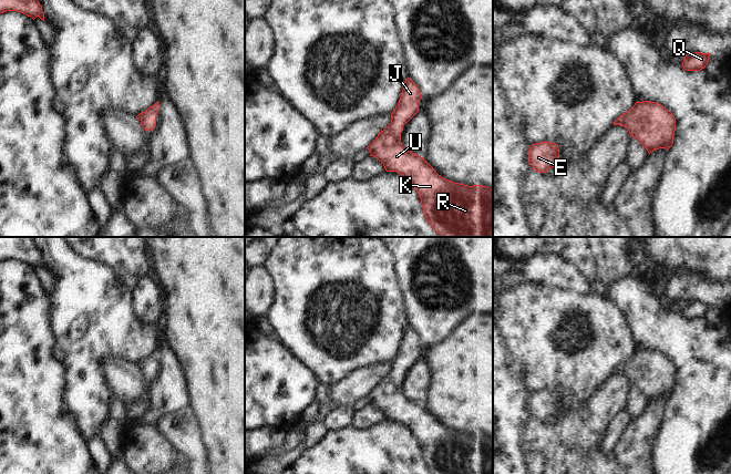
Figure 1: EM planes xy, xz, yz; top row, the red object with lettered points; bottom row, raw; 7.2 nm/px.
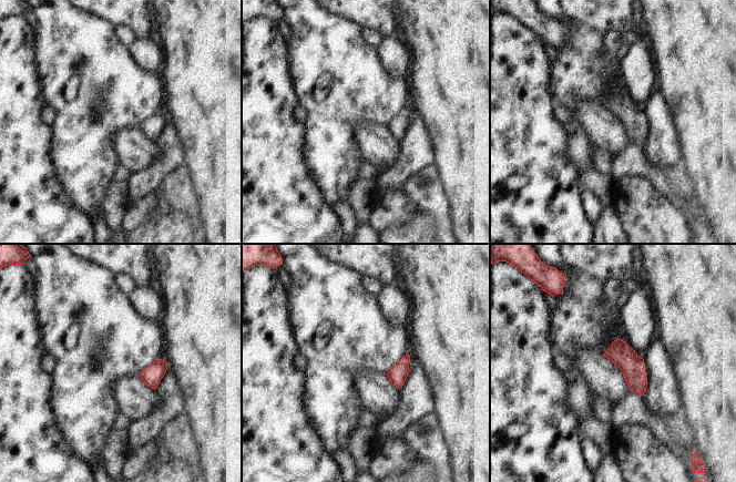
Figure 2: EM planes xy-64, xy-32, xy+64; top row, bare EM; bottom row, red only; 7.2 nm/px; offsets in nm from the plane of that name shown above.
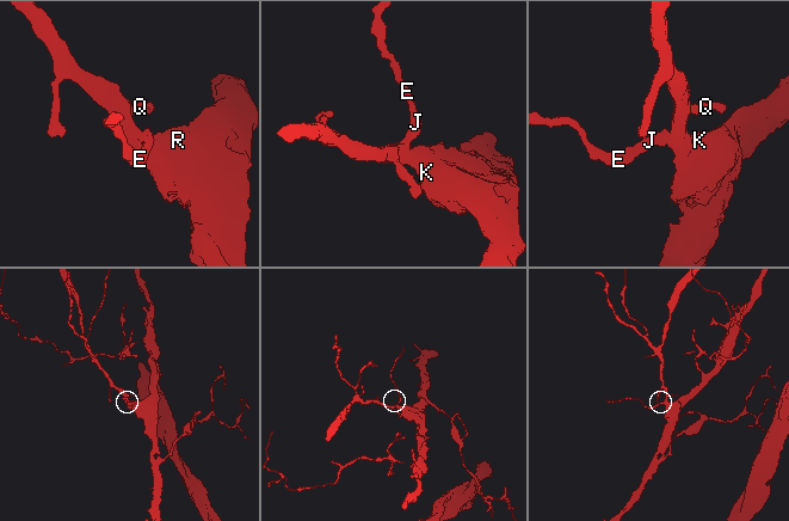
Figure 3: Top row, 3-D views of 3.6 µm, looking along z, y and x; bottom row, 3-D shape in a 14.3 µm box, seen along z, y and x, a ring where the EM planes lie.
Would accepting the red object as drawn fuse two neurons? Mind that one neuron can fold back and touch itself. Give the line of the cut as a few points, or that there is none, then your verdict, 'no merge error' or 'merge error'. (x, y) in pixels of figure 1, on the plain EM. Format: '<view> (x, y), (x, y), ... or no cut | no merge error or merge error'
no cut | no merge error

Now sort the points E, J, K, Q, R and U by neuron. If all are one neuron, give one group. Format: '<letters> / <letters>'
E J K Q R U

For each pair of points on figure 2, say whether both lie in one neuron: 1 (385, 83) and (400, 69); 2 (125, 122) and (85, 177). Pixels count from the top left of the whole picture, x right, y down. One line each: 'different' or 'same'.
1: different
2: same

